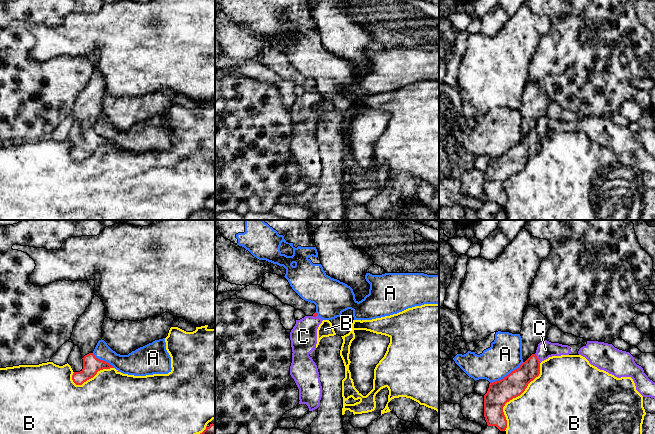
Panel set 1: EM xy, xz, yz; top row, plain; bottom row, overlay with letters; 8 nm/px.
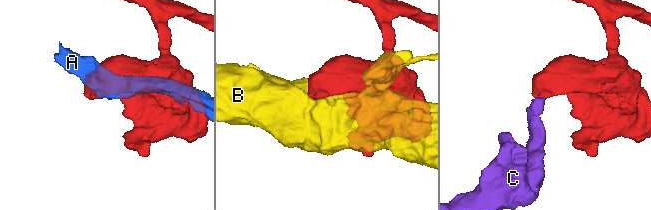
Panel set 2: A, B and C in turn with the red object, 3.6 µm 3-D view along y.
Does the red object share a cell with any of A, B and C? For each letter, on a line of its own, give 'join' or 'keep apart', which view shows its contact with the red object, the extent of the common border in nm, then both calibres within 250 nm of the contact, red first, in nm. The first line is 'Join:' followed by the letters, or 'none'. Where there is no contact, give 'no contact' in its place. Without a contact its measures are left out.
Join: C
A: keep apart; meets red in yz; contact 320 nm long; 190 nm thick on the red side, 280 nm on the other
B: keep apart; meets red in yz; contact 600 nm long; 190 nm thick on the red side, 480 nm on the other
C: join; meets red in yz; contact 90 nm long; 180 nm thick on the red side, 140 nm on the other

